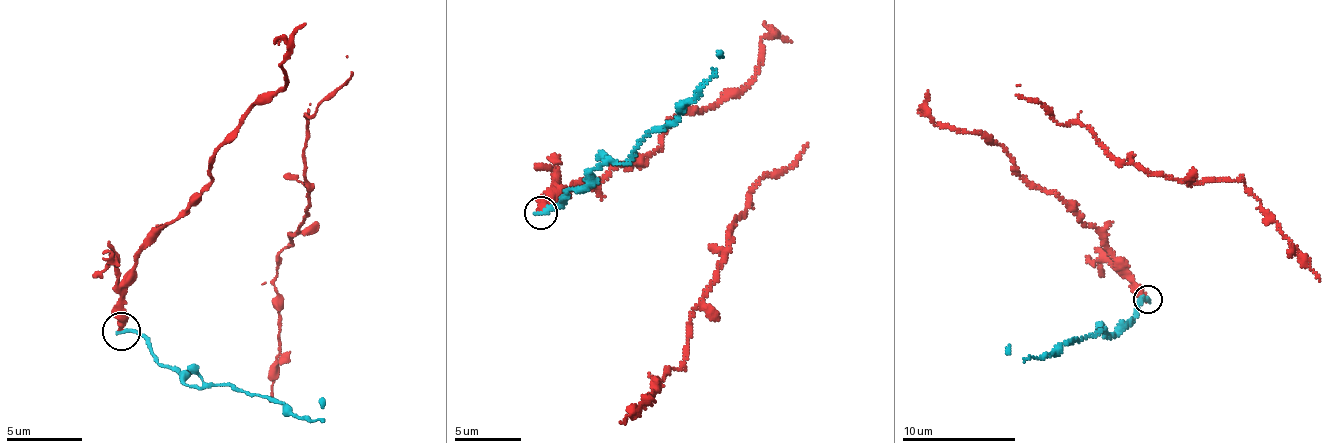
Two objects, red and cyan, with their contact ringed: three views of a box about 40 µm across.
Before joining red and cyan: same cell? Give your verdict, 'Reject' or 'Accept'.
Reject

